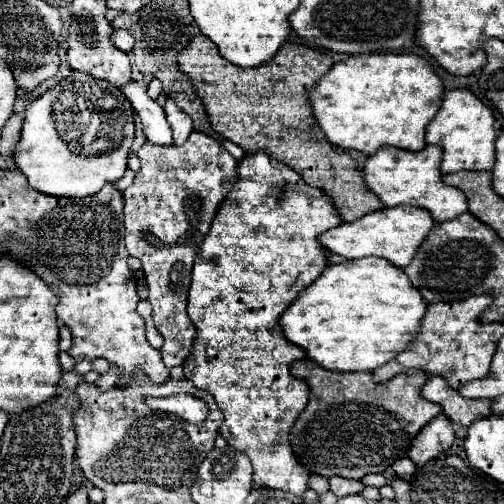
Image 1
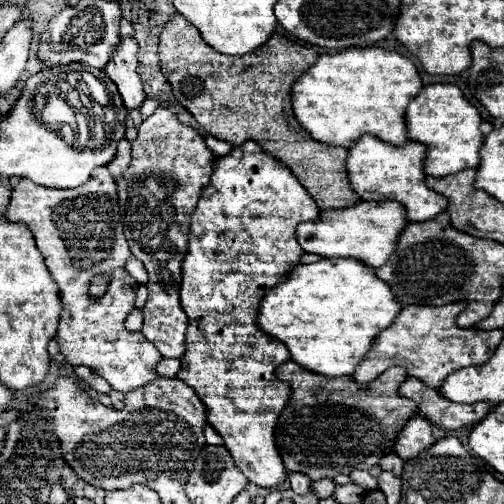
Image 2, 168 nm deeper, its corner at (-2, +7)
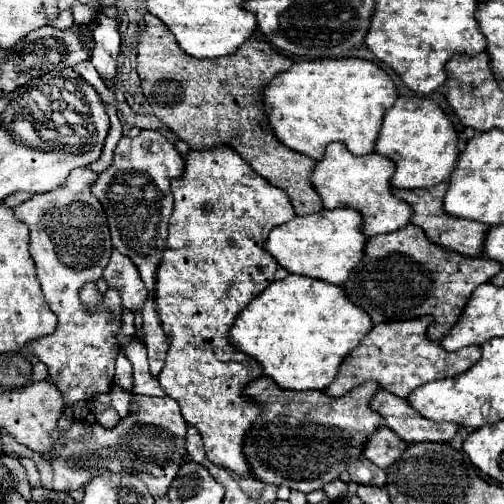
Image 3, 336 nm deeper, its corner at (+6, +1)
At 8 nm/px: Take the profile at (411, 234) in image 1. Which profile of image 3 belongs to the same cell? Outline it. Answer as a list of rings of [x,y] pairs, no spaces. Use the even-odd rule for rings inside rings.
[[[352,208],[320,210],[316,214],[298,216],[288,224],[276,226],[268,236],[266,248],[288,272],[304,274],[332,284],[344,284],[364,258],[368,236],[362,232],[362,224],[362,214]]]

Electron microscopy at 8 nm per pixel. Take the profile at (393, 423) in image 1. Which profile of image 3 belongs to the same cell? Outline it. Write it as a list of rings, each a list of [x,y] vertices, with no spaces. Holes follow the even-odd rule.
[[[264,376],[252,380],[246,386],[246,394],[262,404],[262,414],[252,424],[244,444],[252,476],[306,494],[340,478],[348,464],[362,458],[368,438],[384,422],[384,418],[370,408],[376,390],[380,390],[378,382],[366,380],[346,396],[334,398],[320,390],[284,390],[272,378]]]

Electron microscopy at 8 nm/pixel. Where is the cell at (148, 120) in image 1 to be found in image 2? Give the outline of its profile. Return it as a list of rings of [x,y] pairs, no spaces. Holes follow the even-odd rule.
[[[132,36],[120,38],[120,48],[112,54],[112,60],[104,66],[106,76],[118,86],[118,92],[122,100],[126,102],[126,108],[140,108],[144,102],[144,90],[142,90],[142,80],[136,72],[136,50],[138,44]]]

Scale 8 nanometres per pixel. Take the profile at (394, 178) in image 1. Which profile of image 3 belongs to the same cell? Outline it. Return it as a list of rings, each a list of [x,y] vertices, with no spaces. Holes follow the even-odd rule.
[[[340,142],[330,144],[324,158],[316,164],[312,172],[312,184],[318,188],[318,194],[326,208],[354,208],[364,216],[364,234],[388,234],[410,224],[412,206],[392,194],[392,174],[396,172],[396,164],[390,158],[382,158],[380,154],[354,156]]]

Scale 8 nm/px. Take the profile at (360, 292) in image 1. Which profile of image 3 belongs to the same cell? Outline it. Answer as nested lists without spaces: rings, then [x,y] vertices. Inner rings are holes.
[[[290,274],[284,280],[272,282],[262,294],[258,294],[236,318],[230,328],[230,342],[238,346],[244,354],[250,354],[262,364],[264,376],[276,380],[280,388],[286,390],[326,390],[336,378],[344,358],[362,342],[362,338],[372,330],[372,318],[366,310],[350,302],[342,286],[322,282],[316,278]]]

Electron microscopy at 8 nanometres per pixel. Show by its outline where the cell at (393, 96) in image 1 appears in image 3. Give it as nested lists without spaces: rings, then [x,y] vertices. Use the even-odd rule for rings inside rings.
[[[324,58],[324,60],[304,60],[294,62],[290,70],[278,74],[264,90],[264,104],[268,120],[274,134],[288,148],[306,154],[314,160],[324,158],[324,150],[332,142],[342,142],[352,154],[372,154],[376,148],[376,138],[388,108],[398,100],[396,86],[392,78],[374,62],[362,58]]]

